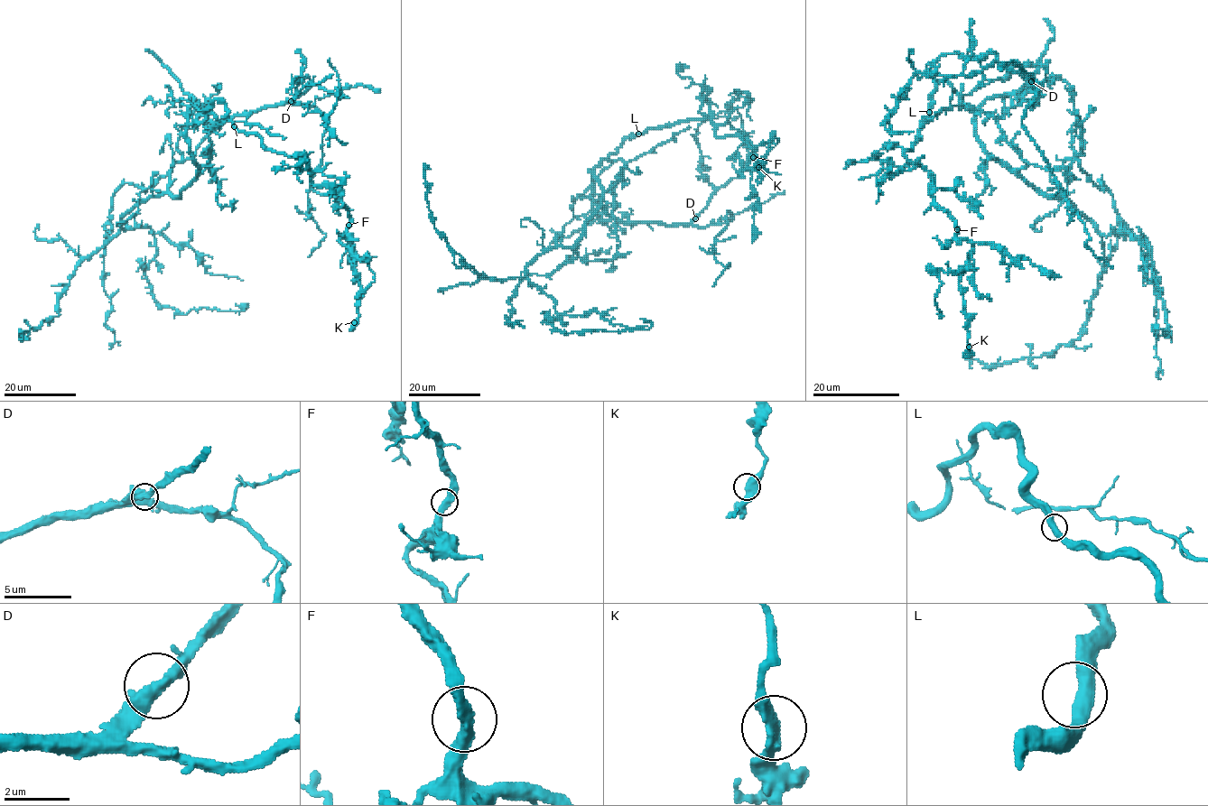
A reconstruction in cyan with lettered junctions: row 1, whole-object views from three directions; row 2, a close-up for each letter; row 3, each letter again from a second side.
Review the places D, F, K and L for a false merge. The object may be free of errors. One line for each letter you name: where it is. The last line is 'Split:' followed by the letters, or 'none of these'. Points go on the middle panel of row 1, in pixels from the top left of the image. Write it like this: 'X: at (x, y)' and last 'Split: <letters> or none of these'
Split: none of these

